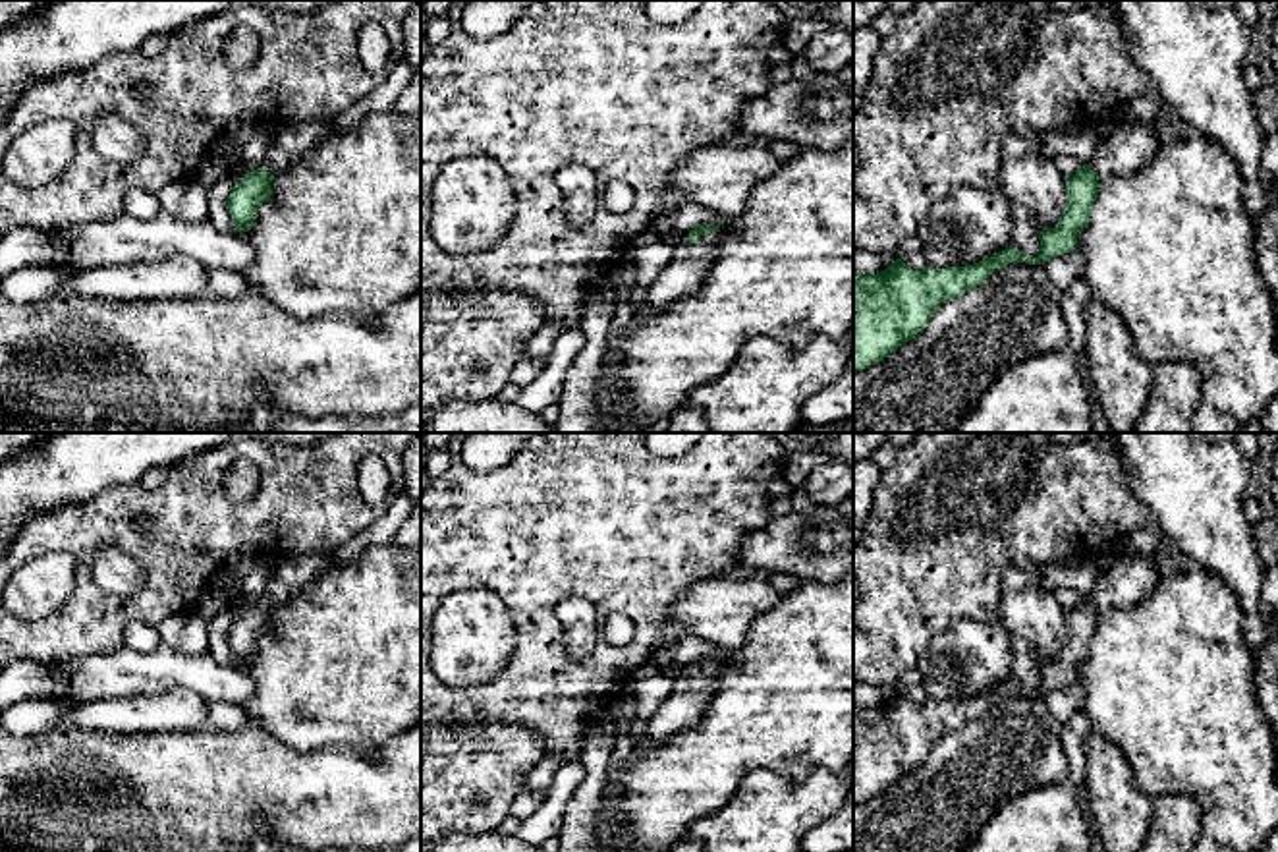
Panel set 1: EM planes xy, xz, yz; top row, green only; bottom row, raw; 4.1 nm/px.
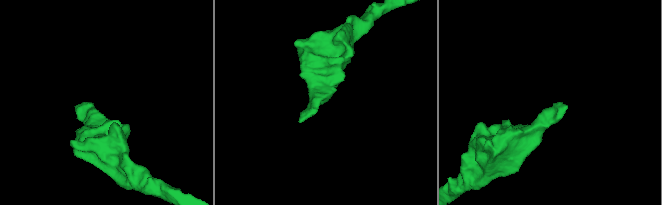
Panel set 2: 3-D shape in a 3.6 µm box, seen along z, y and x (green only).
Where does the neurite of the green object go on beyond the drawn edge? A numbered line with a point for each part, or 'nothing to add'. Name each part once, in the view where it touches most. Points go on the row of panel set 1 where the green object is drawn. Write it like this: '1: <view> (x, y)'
1: xz (684, 275)

